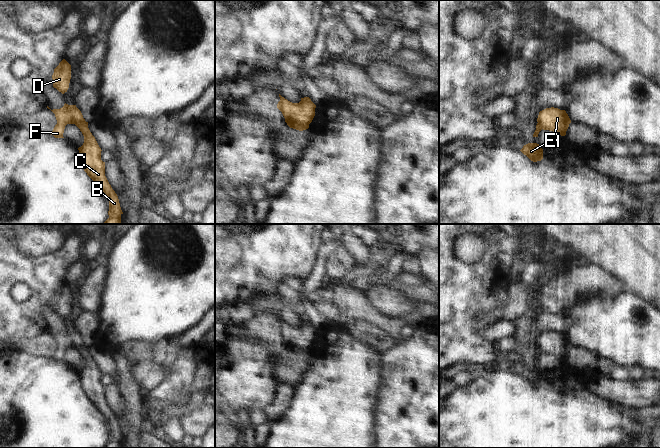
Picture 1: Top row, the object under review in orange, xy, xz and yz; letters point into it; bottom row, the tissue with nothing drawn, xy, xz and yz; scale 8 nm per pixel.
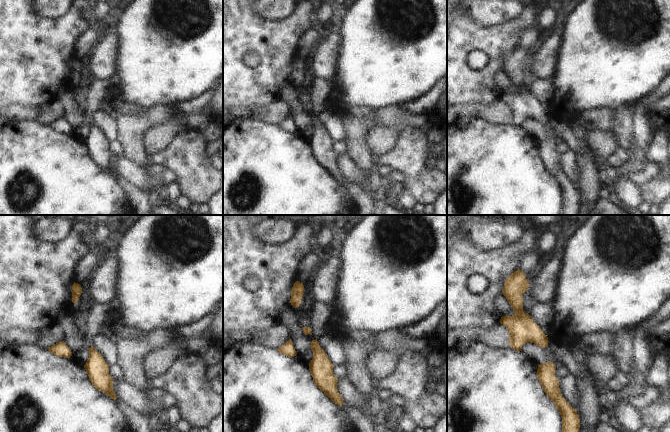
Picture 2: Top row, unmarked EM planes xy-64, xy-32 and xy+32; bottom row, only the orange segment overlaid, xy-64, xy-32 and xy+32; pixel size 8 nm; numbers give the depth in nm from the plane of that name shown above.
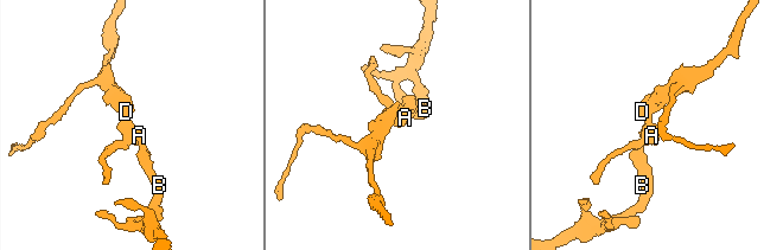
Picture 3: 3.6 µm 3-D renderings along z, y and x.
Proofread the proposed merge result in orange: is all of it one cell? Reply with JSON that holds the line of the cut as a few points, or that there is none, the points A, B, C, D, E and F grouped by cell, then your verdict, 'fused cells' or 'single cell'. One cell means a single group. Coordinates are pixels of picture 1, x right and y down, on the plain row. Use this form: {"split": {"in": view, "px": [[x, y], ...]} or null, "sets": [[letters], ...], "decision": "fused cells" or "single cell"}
{"split": null, "sets": [["A", "B", "C", "D", "E", "F"]], "decision": "single cell"}

